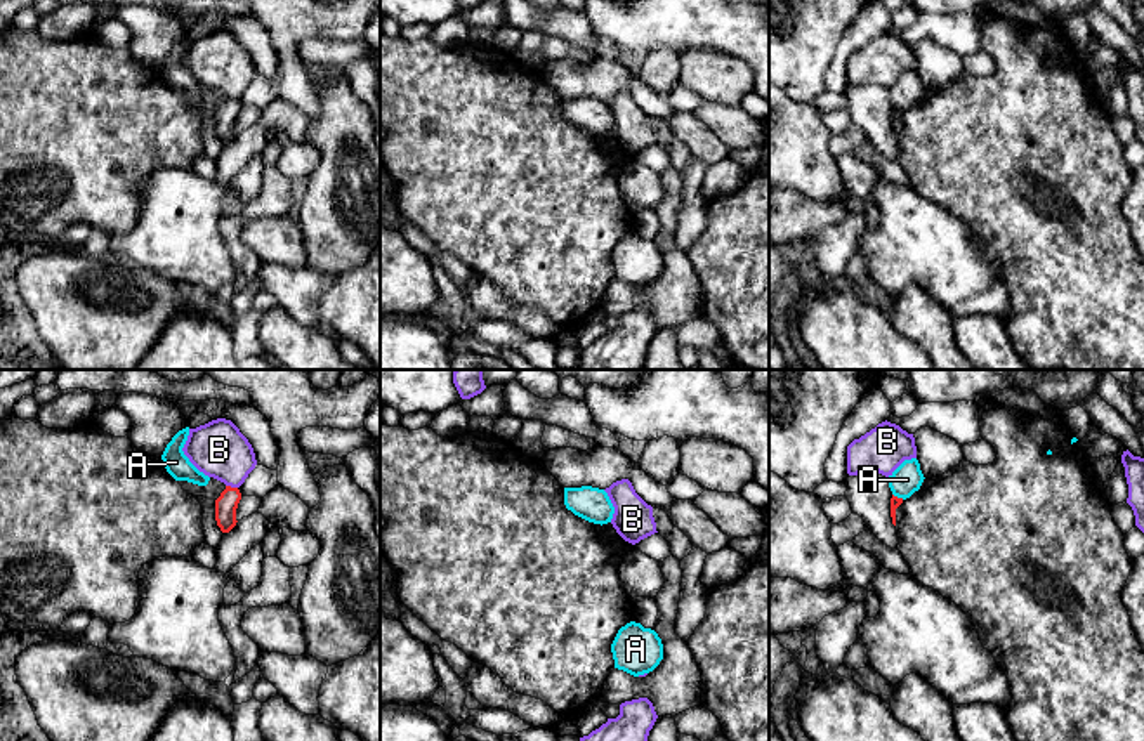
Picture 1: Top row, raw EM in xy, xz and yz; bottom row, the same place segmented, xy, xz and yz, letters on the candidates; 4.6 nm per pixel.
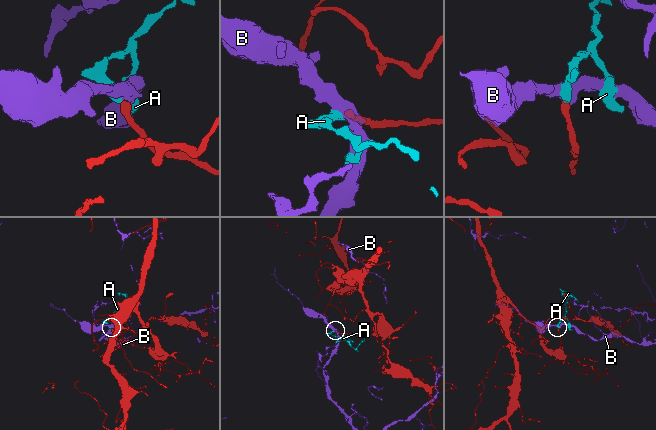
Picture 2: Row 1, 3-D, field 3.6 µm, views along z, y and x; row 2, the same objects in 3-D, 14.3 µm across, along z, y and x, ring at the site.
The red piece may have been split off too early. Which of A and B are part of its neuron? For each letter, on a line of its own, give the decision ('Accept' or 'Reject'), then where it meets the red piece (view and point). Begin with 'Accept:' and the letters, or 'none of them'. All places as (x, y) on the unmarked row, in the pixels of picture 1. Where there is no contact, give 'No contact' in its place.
Accept: none of them
A: Reject. Touches red at yz (896, 108)
B: Reject. Touches red at xy (230, 98)

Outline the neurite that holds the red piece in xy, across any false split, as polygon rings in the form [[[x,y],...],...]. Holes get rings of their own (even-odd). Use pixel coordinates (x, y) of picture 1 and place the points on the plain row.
[[[226,97],[215,111],[215,132],[222,144],[229,144],[236,137],[236,120],[241,111],[238,99]]]

